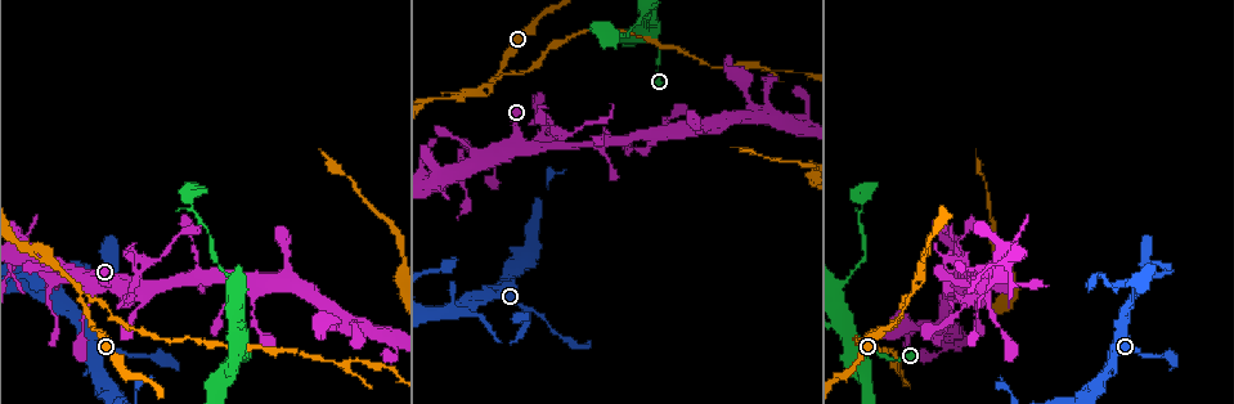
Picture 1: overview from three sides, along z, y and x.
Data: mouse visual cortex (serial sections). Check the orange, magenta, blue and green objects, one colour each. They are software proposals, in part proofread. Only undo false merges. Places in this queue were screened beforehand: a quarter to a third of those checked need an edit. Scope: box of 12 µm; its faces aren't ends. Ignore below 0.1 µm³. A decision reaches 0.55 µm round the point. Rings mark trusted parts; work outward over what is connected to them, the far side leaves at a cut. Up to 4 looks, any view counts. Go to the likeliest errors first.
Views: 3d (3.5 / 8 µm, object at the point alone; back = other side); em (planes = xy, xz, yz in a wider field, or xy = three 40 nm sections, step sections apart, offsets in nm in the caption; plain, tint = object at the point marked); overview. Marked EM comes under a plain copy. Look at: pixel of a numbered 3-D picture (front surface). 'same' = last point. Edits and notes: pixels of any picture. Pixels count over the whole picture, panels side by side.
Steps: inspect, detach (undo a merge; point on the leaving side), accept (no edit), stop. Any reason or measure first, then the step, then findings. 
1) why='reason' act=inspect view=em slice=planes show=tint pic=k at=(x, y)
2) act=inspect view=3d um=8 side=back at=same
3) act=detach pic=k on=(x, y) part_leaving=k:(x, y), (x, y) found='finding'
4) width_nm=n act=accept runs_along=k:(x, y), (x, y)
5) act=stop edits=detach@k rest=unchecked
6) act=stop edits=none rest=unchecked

why='calibre changes' act=inspect view=3d um=8 pic=1 at=(87, 306)

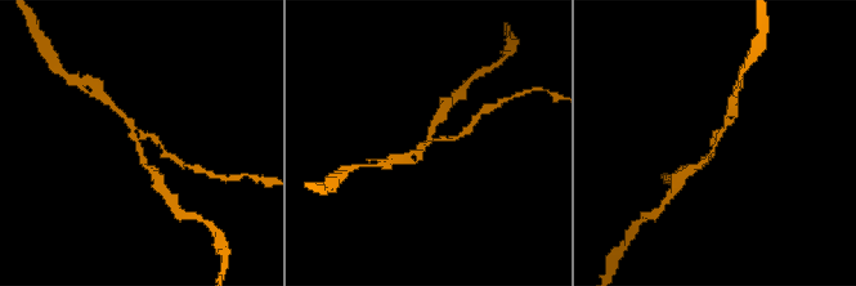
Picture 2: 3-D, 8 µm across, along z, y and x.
why='shape alone is not enough' act=inspect view=em slice=xy step=1 show=tint pic=2 at=(715, 145)

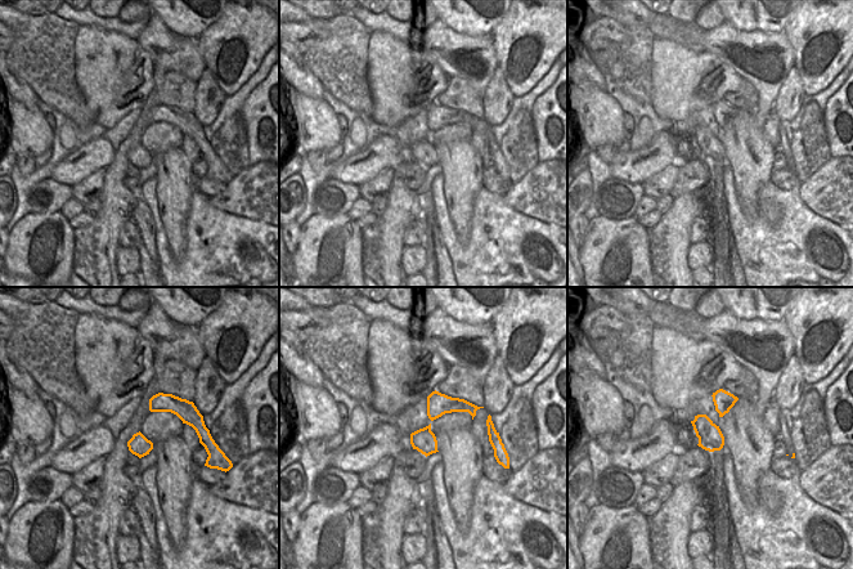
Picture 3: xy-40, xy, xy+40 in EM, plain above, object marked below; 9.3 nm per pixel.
arms=3 arm_widths_nm=150,150,200 act=detach pic=2 on=(451, 138) part_leaving=2:(430, 141), (457, 138), (467, 129) found='two cells meet here'

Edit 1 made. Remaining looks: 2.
why='thin neck' act=inspect view=3d um=3.5 pic=1 at=(130, 291)

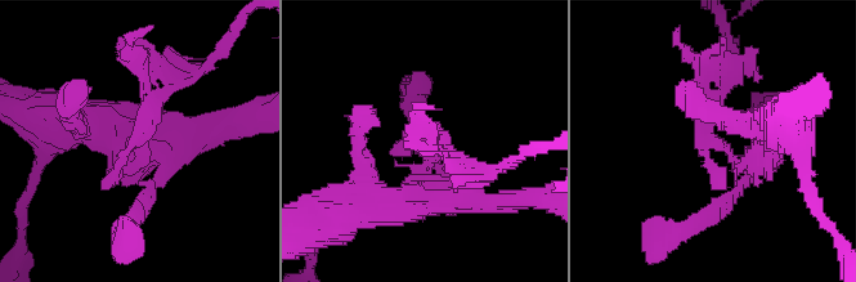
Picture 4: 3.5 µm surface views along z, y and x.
why='shape alone is not enough' act=inspect view=em slice=xy step=2 show=tint pic=4 at=(724, 143)

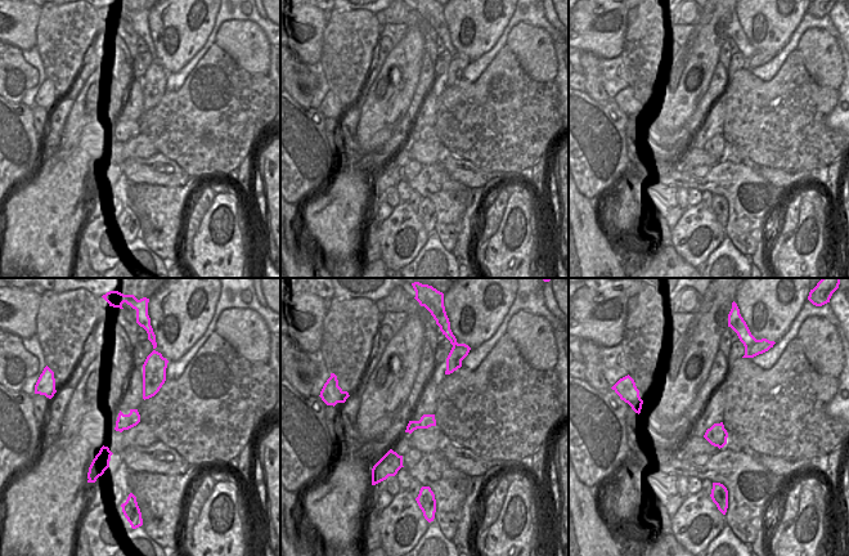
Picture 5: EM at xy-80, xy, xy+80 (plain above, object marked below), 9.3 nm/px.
act=detach pic=4 on=(720, 184) part_leaving=4:(140, 156), (156, 101), (192, 77) found='a second cell is stuck on'

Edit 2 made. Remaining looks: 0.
act=stop edits=detach@2,detach@4 rest=unchecked

